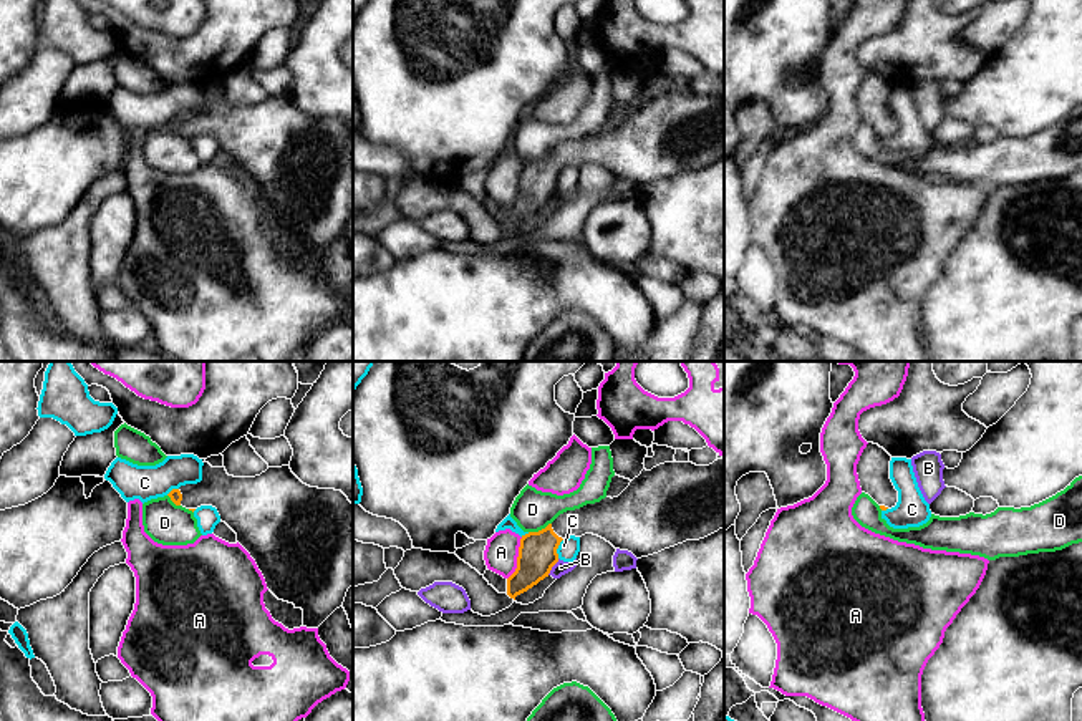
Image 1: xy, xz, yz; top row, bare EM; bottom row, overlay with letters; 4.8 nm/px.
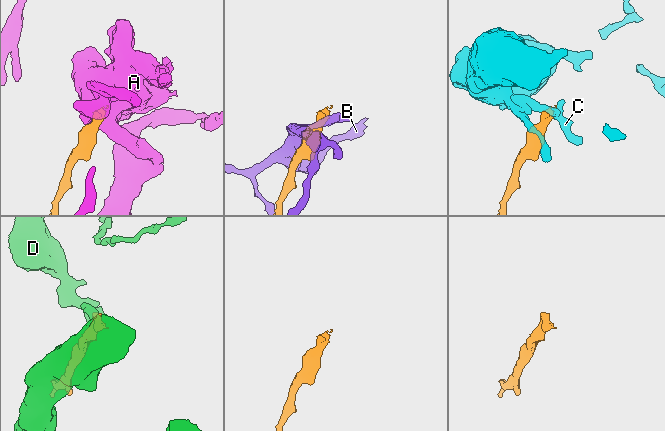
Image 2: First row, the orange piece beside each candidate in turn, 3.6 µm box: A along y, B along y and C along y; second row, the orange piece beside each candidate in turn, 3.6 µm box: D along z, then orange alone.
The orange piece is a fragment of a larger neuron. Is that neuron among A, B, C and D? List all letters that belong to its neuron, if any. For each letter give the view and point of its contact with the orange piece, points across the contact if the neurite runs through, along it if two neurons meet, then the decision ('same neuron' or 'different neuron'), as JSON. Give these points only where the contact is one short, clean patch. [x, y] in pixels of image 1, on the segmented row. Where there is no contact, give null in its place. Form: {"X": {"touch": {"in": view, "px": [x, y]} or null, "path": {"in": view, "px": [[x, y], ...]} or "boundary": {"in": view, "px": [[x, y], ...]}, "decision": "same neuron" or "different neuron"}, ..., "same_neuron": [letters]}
{"A": {"touch": {"in": "xz", "px": [517, 559]}, "boundary": {"in": "xz", "px": [[522, 537], [517, 547], [517, 567], [507, 579]]}, "decision": "different neuron"}, "B": {"touch": {"in": "xz", "px": [552, 566]}, "decision": "different neuron"}, "C": {"touch": {"in": "xz", "px": [557, 547]}, "boundary": {"in": "xz", "px": [[564, 539], [557, 549], [557, 557]]}, "decision": "different neuron"}, "D": {"touch": {"in": "xz", "px": [539, 531]}, "decision": "different neuron"}, "same_neuron": []}

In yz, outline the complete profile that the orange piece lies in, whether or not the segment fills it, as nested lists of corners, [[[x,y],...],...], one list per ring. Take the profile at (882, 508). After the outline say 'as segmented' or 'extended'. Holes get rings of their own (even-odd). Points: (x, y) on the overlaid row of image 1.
[[[868,443],[857,464],[862,492],[868,494],[882,511],[898,502],[898,491],[890,479],[891,456],[878,444]]]; extended

